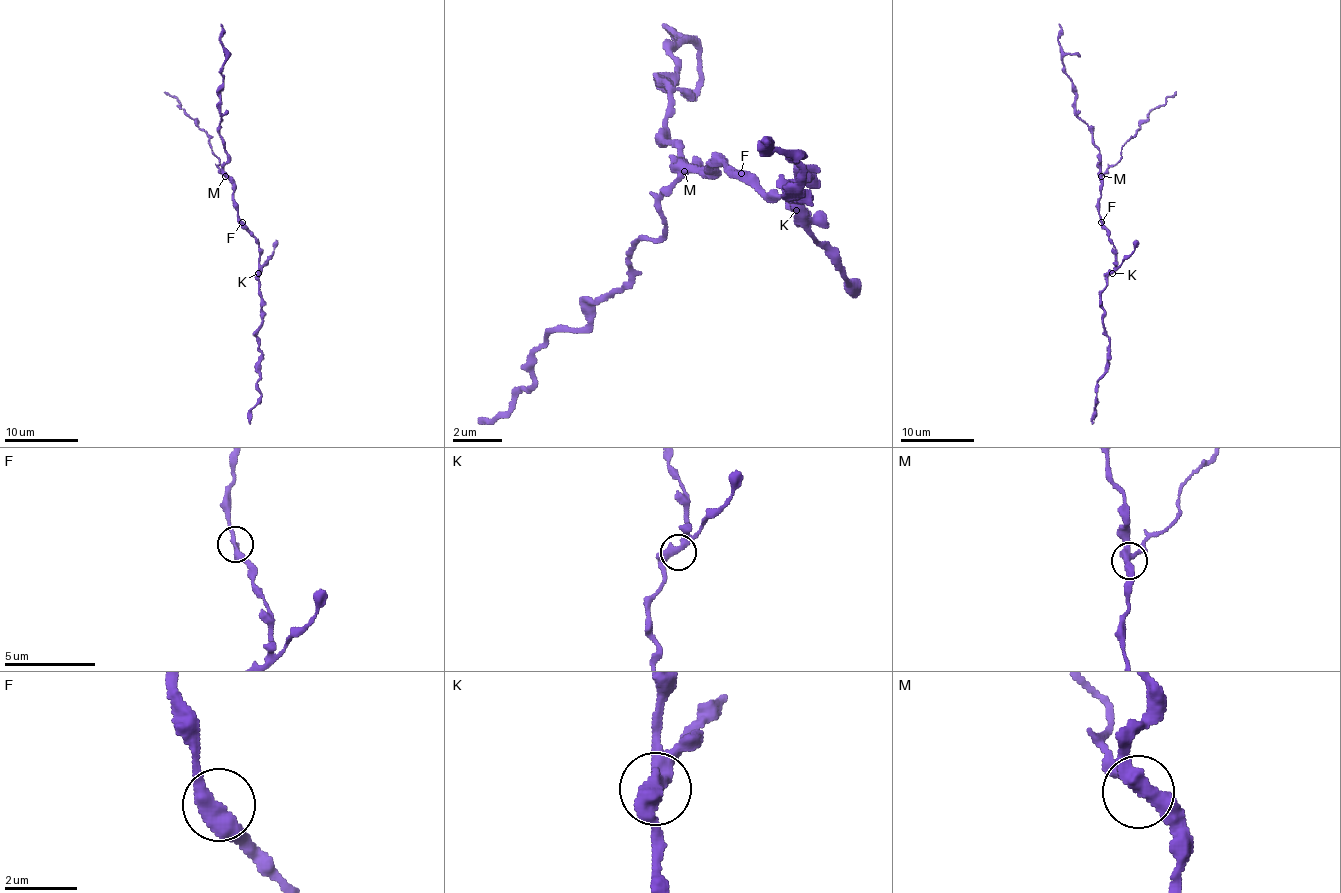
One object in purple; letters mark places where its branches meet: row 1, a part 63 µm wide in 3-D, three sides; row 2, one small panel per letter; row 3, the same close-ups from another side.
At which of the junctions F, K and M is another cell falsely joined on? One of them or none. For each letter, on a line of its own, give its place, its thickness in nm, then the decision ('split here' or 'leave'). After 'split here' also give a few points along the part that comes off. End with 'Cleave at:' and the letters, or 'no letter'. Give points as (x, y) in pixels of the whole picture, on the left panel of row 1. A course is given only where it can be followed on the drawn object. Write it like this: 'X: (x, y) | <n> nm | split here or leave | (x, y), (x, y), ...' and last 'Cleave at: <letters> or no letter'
F: (242, 222) | 400 nm | leave
K: (258, 273) | 360 nm | leave
M: (225, 176) | 340 nm | split here | (226, 176), (218, 169), (209, 136), (187, 115), (178, 99), (163, 92)
Cleave at: M

